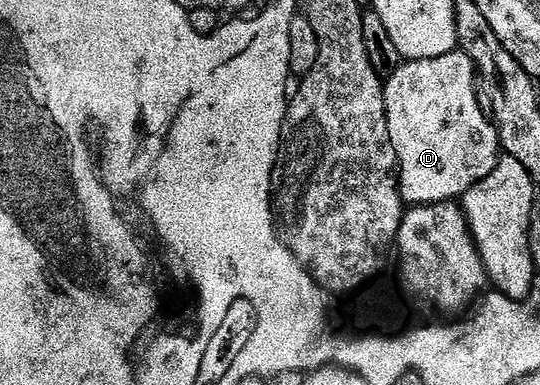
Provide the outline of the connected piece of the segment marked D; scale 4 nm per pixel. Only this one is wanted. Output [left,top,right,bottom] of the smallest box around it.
[382,49,500,205]

